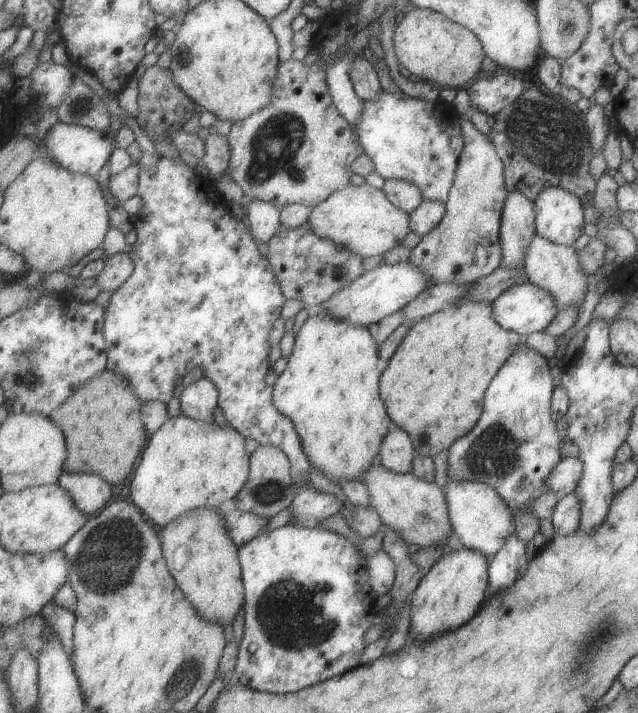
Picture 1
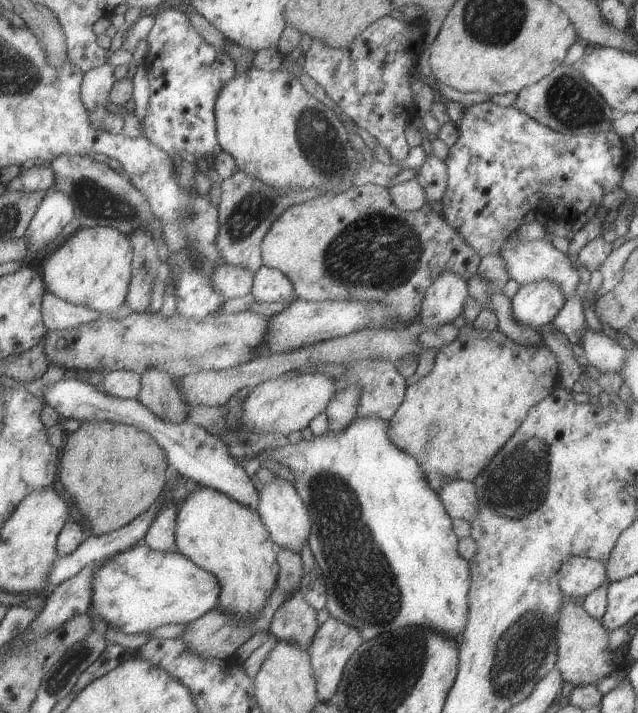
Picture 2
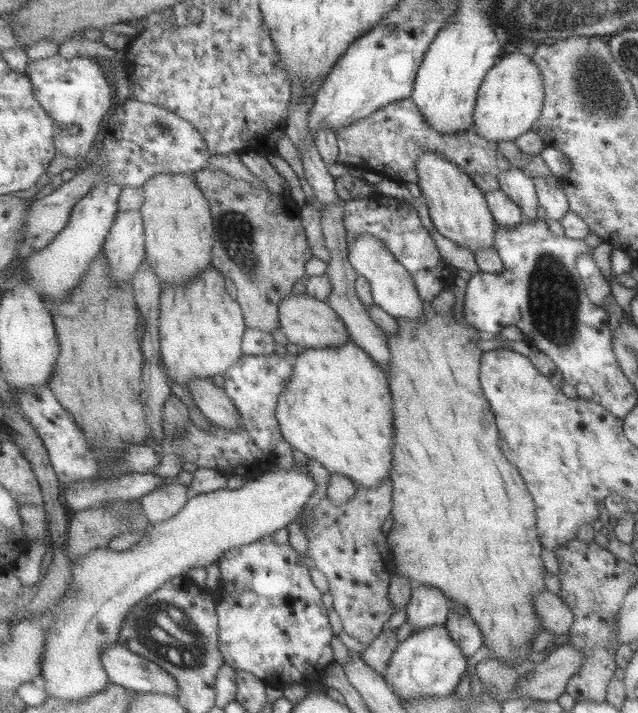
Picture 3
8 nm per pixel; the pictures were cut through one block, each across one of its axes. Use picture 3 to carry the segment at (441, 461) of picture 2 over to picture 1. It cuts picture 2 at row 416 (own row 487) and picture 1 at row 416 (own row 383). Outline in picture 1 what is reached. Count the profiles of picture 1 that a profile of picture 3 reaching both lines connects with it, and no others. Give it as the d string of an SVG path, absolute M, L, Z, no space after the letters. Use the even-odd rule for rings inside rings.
M464 301L414 323L382 372L382 398L393 425L411 435L416 452L423 456L434 458L441 451L449 450L456 440L467 436L477 426L484 411L487 389L507 360L511 360L511 354L521 348L523 339L495 320L493 305L489 302Z

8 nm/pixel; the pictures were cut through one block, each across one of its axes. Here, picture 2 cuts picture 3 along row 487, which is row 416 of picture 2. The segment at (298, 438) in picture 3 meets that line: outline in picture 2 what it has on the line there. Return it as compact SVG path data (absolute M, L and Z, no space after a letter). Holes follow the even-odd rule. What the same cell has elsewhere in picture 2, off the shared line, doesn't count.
M379 416L358 417L343 432L325 432L323 435L315 436L309 442L303 439L296 444L289 443L283 448L265 449L261 452L259 460L271 460L290 469L295 477L294 485L301 494L303 502L310 509L311 522L314 523L308 546L313 558L318 563L318 568L325 576L328 588L326 608L331 616L361 630L365 640L371 640L383 632L389 632L389 630L395 630L395 628L401 628L407 624L421 624L421 626L425 626L425 629L435 630L437 634L443 634L455 642L461 642L471 610L471 602L469 602L469 592L471 592L471 582L473 582L471 564L469 560L459 554L460 538L454 529L454 518L451 518L450 512L447 512L442 497L434 488L431 488L431 484L427 480L427 473L423 472L423 467L417 458L391 442L388 428L389 423L381 420Z

